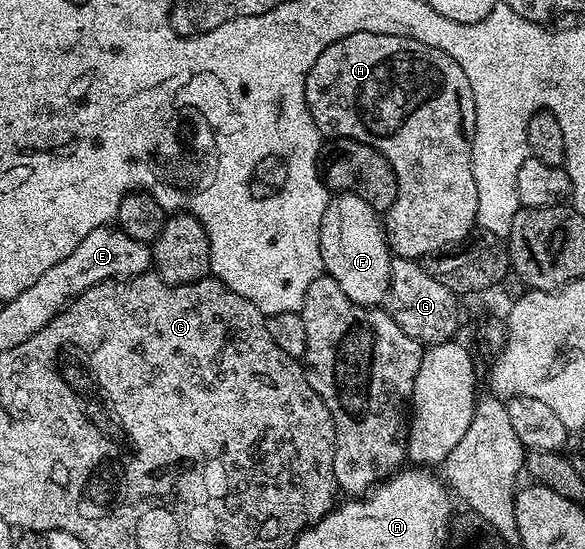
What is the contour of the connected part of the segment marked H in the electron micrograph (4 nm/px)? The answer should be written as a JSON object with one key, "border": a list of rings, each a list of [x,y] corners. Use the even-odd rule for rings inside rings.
{"border":[[[358,31],[354,35],[346,35],[346,39],[331,41],[324,48],[322,55],[310,67],[306,75],[306,103],[314,123],[321,134],[328,139],[357,141],[374,147],[394,167],[394,175],[398,179],[398,195],[394,203],[383,214],[382,224],[384,236],[388,238],[388,248],[396,257],[419,259],[427,253],[438,253],[455,247],[477,228],[478,187],[474,187],[474,167],[472,166],[472,136],[476,130],[476,112],[474,111],[474,95],[470,91],[470,79],[466,79],[466,71],[450,59],[438,47],[426,47],[426,43],[418,43],[418,39],[410,39],[402,35],[382,35],[370,31]]]}

